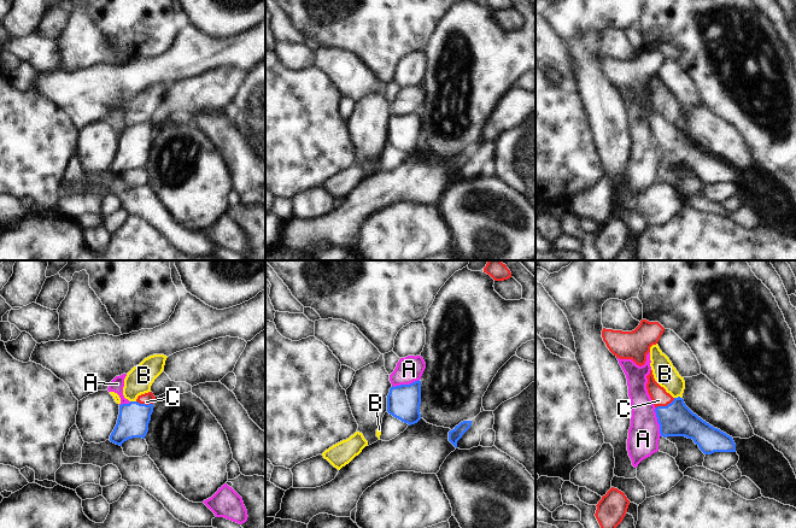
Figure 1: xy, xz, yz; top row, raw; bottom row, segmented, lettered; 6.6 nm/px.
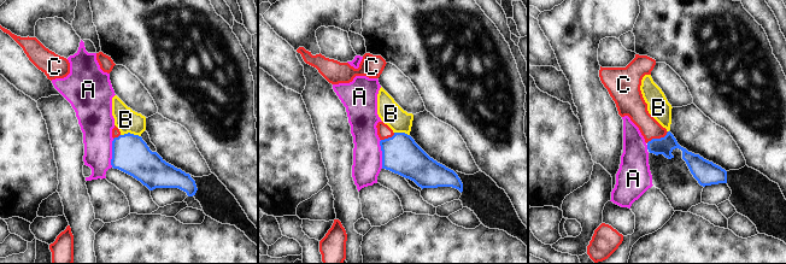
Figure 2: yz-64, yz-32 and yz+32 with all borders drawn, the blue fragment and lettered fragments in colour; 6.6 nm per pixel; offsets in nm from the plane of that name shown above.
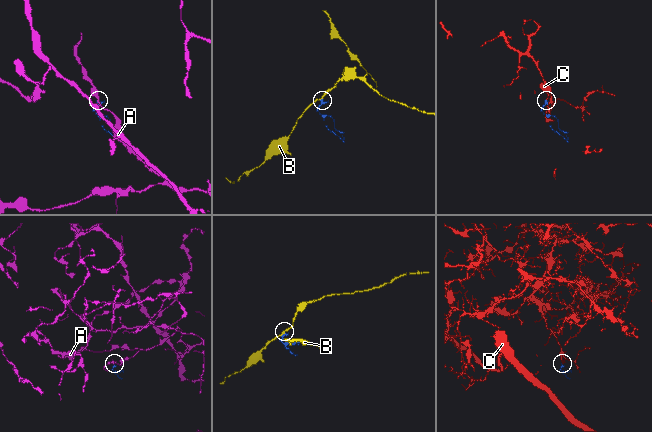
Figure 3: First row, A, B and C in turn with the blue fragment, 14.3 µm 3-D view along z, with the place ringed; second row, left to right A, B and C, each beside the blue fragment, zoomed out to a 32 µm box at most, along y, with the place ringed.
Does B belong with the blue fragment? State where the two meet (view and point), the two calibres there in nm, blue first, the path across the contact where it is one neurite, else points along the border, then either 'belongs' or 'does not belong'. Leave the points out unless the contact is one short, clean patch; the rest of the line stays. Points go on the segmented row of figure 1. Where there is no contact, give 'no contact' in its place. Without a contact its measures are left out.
contact yz (678, 397); calibres 220 and 160 nm; border yz (682, 397), (674, 398); does not belong

